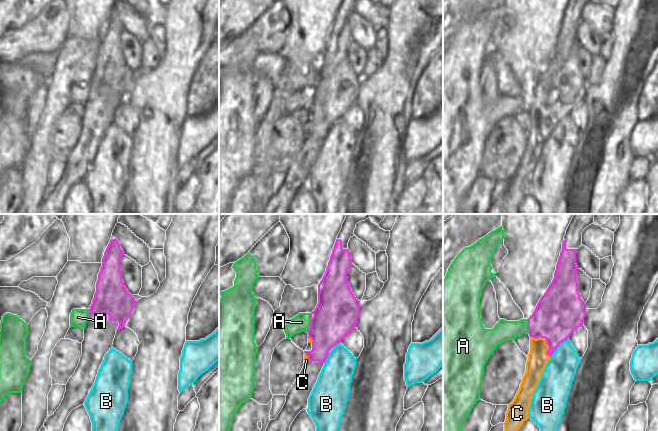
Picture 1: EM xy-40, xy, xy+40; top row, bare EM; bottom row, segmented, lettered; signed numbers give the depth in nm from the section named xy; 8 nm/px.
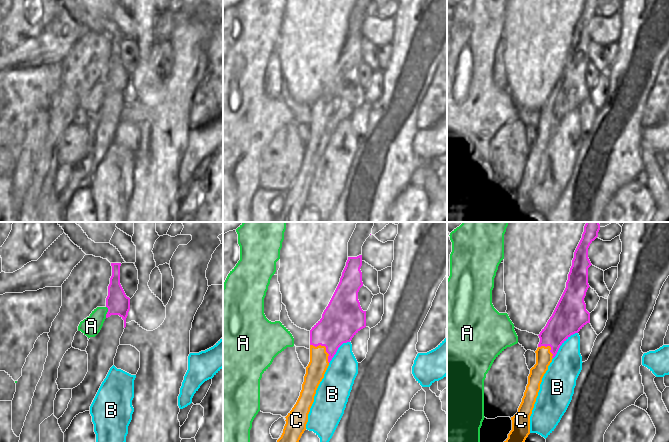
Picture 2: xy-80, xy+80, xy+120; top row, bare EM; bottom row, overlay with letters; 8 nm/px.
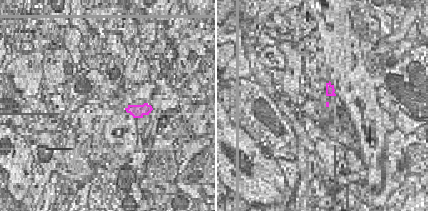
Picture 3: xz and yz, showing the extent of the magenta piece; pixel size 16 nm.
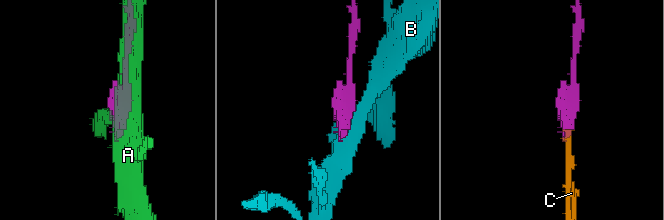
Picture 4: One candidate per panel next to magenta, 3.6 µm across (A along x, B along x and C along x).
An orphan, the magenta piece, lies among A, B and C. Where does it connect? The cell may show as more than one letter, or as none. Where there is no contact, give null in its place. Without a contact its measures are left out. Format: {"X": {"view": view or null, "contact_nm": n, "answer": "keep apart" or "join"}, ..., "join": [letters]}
{"A": {"view": "xy", "contact_nm": 160, "answer": "keep apart"}, "B": {"view": "xy+40", "contact_nm": 220, "answer": "keep apart"}, "C": {"view": "xy+40", "contact_nm": 240, "answer": "join"}, "join": ["C"]}

